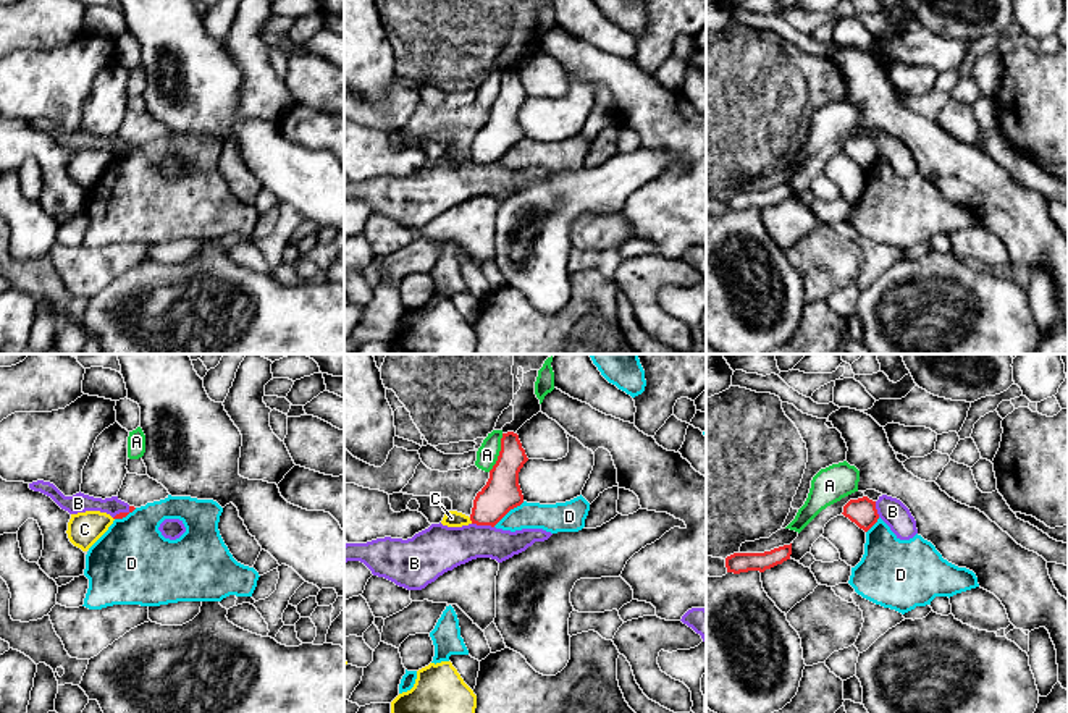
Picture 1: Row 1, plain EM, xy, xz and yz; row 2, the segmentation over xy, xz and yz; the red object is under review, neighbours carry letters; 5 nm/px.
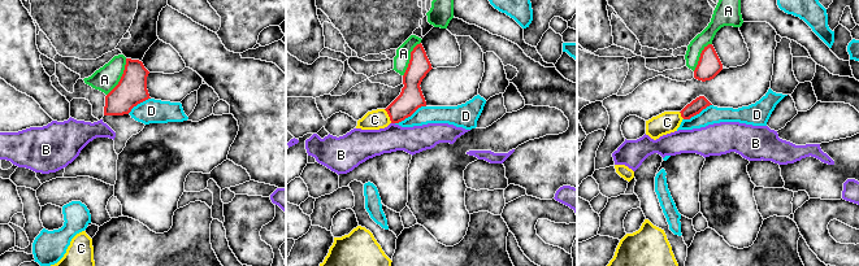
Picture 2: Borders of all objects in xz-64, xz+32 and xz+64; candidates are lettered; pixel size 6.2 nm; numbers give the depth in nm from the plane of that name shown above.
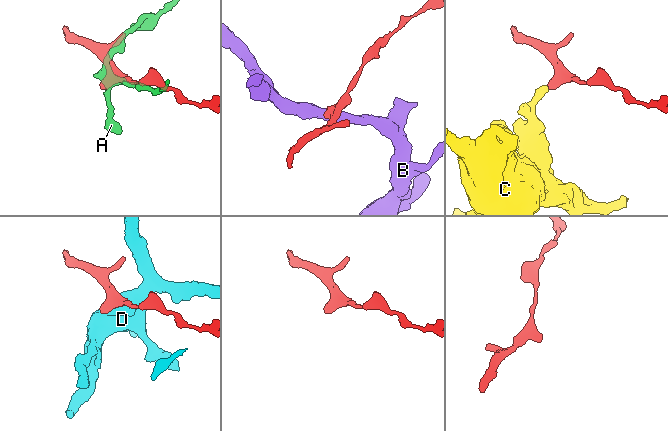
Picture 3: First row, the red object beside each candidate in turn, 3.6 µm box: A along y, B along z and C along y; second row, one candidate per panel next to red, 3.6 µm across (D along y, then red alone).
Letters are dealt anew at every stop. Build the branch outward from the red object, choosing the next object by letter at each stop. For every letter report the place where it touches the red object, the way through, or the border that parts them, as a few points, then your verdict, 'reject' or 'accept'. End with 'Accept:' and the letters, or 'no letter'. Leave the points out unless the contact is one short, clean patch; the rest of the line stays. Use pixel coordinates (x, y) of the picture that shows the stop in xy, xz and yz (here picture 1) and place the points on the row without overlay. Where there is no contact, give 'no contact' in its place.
A: meets red in xz at (500, 91); reject
B: meets red in xz at (483, 162); border along xz (472, 160), (493, 165); reject
C: meets red in xz at (470, 157); border along xz (469, 156), (472, 160); reject
D: meets red in xz at (508, 149); reject
Accept: no letter

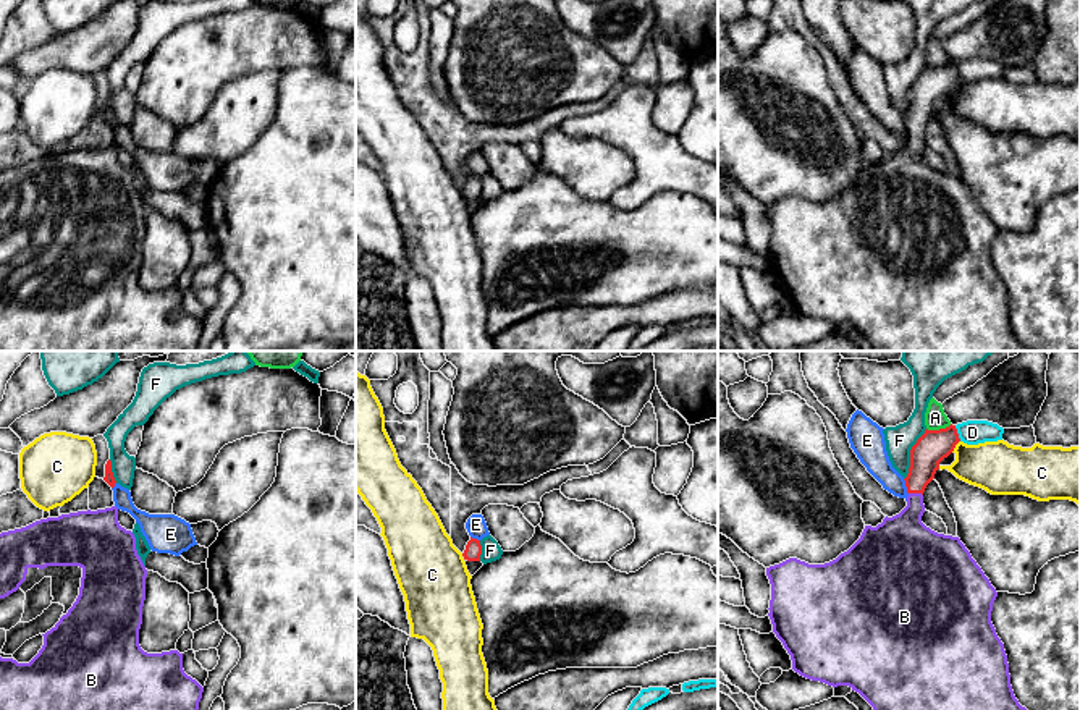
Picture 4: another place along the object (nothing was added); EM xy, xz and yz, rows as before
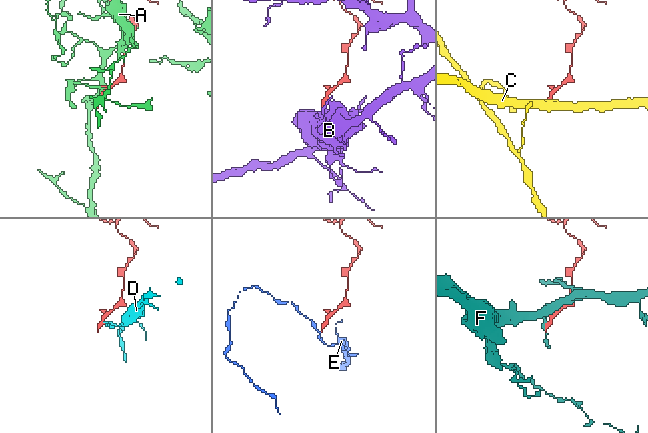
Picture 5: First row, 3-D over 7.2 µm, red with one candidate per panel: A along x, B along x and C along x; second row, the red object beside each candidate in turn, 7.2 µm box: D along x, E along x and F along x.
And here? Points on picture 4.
A: meets red in yz at (940, 67); reject
B: meets red in yz at (915, 130); runs through yz (933, 83), (925, 92), (915, 130), (915, 146), (902, 178); accept
C: meets red in yz at (954, 84); border along yz (959, 78), (951, 89); reject
D: meets red in yz at (957, 71); border along yz (954, 63), (961, 78); reject
E: meets red in yz at (906, 123); border along yz (902, 117), (907, 131); reject
F: meets red in yz at (911, 92); border along yz (927, 67), (911, 88), (911, 104), (904, 117); reject
Accept: B

